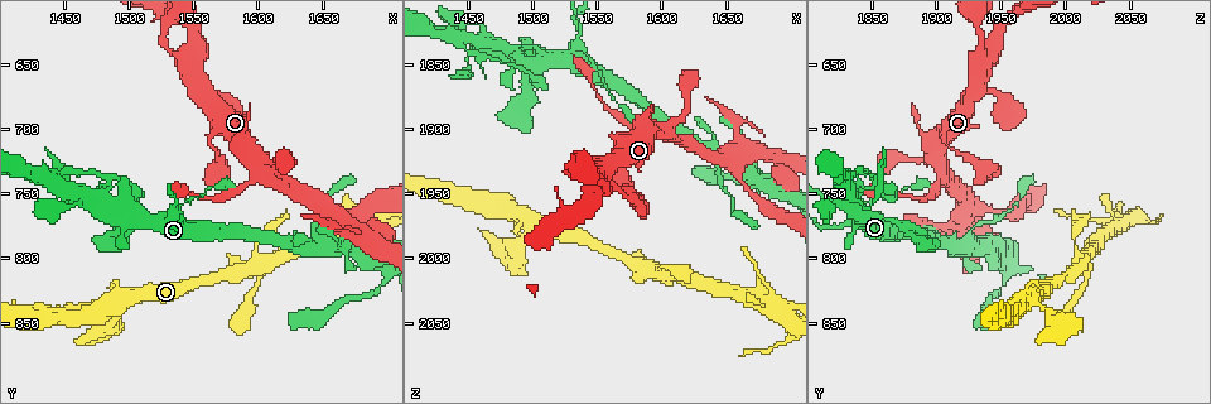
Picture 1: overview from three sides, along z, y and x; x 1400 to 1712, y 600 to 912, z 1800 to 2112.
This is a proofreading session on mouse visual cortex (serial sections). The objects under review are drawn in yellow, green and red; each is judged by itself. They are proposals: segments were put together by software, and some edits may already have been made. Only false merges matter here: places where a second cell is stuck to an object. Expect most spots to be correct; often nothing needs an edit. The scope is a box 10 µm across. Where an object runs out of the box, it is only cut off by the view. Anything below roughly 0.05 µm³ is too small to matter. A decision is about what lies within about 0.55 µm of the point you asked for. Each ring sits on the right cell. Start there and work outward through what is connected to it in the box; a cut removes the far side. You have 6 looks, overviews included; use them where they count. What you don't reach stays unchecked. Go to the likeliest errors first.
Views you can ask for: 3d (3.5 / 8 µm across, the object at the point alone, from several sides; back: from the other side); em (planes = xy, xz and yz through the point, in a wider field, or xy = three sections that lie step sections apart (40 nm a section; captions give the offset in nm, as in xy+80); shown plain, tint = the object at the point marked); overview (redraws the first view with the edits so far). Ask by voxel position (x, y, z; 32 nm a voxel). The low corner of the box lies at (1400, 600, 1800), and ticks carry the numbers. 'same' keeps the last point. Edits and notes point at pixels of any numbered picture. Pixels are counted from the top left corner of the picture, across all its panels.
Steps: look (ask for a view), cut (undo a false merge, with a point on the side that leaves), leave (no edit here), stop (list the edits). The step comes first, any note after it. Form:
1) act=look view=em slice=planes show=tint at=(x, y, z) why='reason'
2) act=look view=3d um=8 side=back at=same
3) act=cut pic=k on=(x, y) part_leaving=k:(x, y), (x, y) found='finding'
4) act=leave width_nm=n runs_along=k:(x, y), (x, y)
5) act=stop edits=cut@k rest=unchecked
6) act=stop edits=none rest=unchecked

act=look view=3d um=3.5 at=(1692, 824, 1952) why='calibre changes'

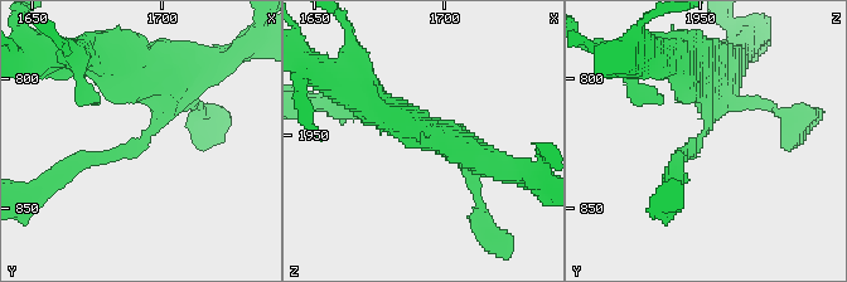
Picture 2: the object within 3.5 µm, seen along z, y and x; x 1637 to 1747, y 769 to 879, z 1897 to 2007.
act=look view=em slice=xy step=5 show=tint at=(1692, 822, 1951)

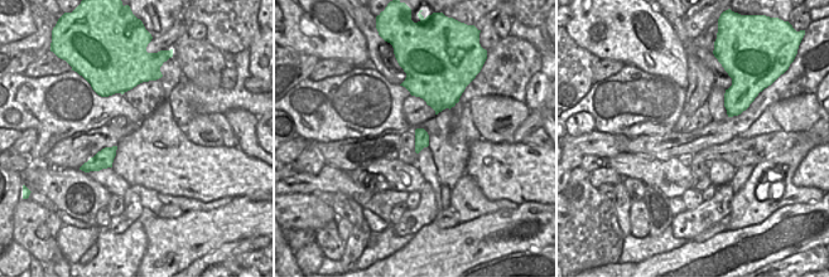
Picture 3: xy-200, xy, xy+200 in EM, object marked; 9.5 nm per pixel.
act=leave width_nm=140 runs_along=2:(144, 68), (167, 91), (155, 126), (78, 164) found='continuous, no second cell'

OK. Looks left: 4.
act=look view=3d um=3.5 at=(1550, 652, 1936) why='small branch off a trunk'

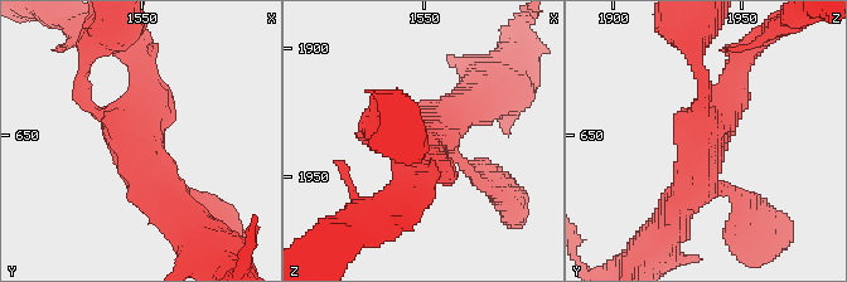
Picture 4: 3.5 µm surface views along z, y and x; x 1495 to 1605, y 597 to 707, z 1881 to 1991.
act=look view=em slice=planes show=tint at=(1551, 652, 1935) why='shape alone is not enough'

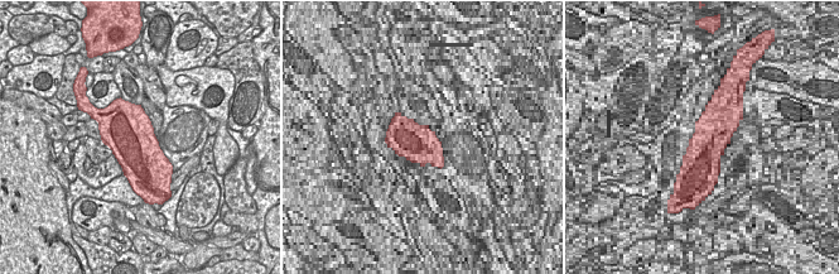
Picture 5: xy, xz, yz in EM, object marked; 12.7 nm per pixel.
act=leave found='continuous, no second cell'

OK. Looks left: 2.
act=look view=3d um=3.5 at=(1600, 804, 2012) why='a narrow waist'

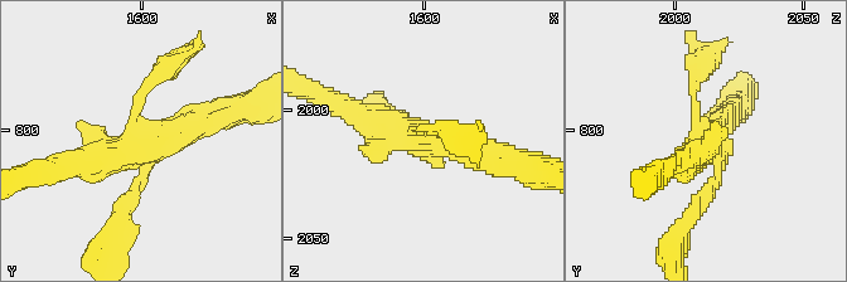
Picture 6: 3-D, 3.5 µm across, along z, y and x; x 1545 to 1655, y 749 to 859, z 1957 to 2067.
act=look view=em slice=planes show=tint at=(1600, 807, 2012) arms=4 arm_widths_nm=150,150,300,350 why='need the tissue'

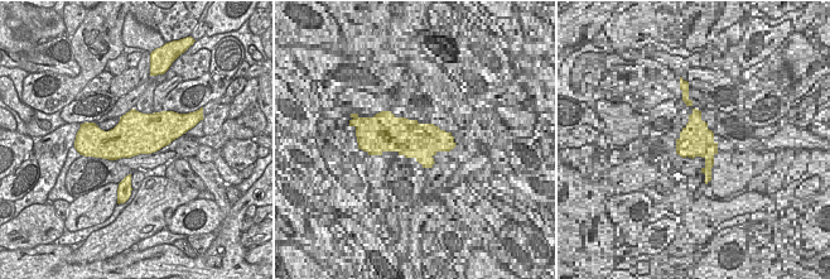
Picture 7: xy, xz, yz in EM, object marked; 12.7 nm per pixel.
act=leave runs_along=6:(351, 111), (497, 160) found='one cell here'

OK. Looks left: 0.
act=stop edits=none rest=unchecked

